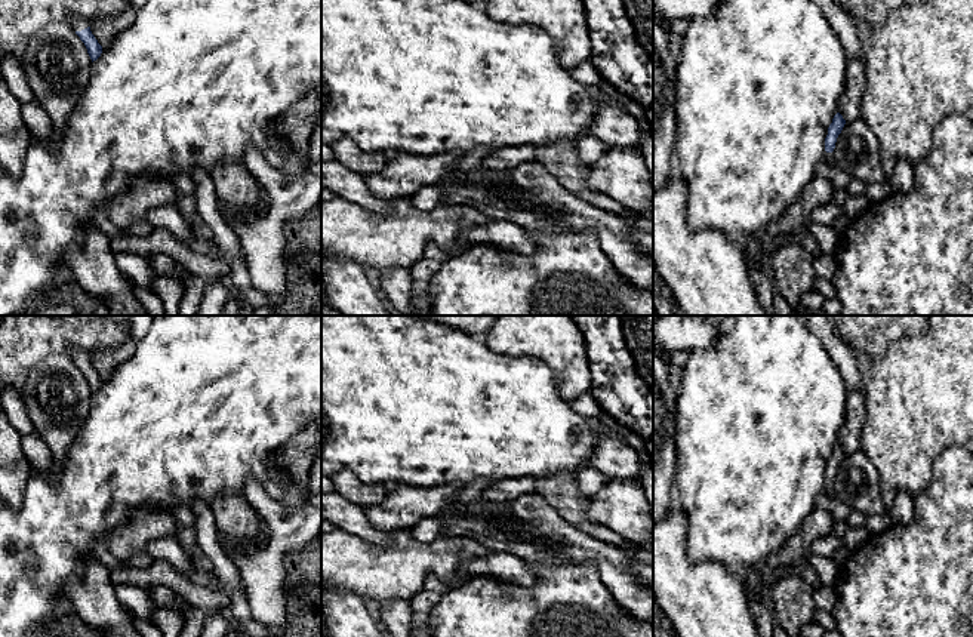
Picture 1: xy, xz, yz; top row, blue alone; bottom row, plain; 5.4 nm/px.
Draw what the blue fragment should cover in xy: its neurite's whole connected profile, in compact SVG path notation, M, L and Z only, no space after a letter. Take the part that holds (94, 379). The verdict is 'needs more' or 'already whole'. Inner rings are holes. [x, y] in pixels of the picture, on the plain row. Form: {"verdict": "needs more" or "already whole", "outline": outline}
{"verdict": "needs more", "outline": "M70 347L68 356L73 358L76 366L84 375L92 394L96 393L102 385L102 378L98 375L98 372L92 366L90 354L80 347Z"}

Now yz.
{"verdict": "needs more", "outline": "M837 444L832 450L832 455L828 459L828 467L825 470L825 493L834 496L834 480L835 480L835 474L838 467L841 465L843 459L846 456L846 452L843 450L843 447L840 444Z"}

